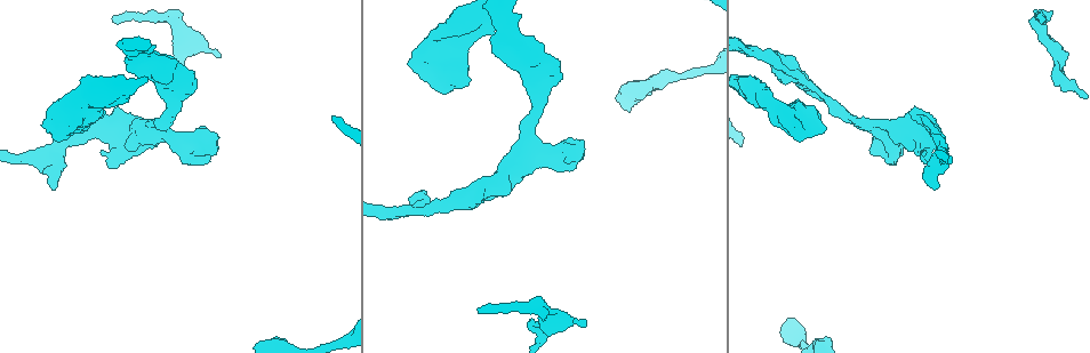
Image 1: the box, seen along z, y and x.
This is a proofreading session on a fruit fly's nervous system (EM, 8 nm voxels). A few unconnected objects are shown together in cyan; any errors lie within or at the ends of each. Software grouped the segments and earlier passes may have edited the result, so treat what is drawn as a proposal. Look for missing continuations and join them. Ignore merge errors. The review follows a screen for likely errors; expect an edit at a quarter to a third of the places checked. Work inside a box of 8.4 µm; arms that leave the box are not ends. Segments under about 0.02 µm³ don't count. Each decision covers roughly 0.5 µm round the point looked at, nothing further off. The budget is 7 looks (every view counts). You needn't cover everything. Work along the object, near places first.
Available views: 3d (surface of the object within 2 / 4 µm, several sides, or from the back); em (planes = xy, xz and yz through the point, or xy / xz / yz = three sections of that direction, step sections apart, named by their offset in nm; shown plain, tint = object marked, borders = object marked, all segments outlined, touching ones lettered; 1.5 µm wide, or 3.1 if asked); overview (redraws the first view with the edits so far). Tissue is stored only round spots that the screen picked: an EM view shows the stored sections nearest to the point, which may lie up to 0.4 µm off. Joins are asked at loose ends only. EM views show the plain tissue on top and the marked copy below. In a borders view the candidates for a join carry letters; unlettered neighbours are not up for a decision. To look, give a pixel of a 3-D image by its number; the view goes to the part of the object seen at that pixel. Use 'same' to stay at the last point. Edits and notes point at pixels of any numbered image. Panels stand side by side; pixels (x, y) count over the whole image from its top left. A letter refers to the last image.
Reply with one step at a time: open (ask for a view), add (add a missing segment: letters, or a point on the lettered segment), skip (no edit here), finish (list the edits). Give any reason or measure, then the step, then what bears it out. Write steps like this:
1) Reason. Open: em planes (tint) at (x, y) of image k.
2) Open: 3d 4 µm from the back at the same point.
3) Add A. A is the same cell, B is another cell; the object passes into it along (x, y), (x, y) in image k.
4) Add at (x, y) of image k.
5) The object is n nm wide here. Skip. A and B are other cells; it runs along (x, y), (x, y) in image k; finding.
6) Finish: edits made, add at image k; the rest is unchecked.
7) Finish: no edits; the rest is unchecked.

Branch stops here. Open: em planes (tint) at (915, 106) of image 1.

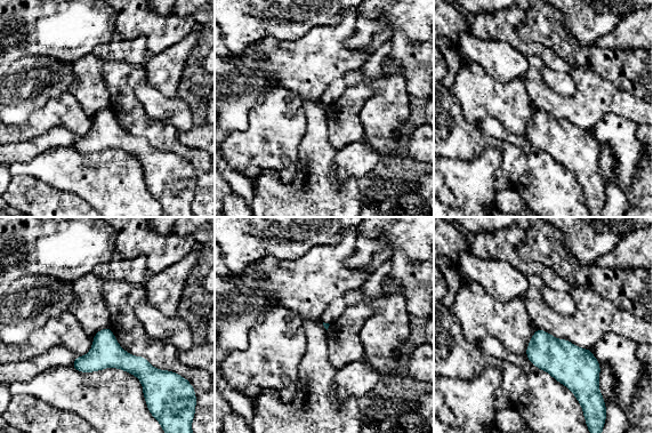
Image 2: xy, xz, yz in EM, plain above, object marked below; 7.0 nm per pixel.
What lies round it. Open: em planes (borders) at the same point.

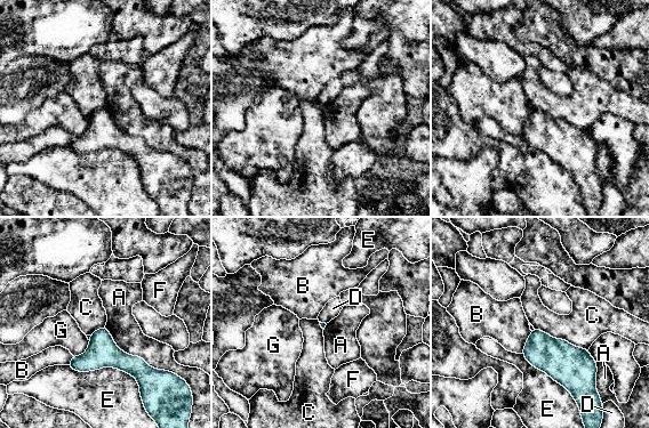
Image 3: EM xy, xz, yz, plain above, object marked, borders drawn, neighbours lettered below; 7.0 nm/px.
Skip. A, B, C, D, E, F and G are other cells; none of them fits.

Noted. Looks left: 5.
Open: em yz step 8 (tint) at (54, 187) of image 1.

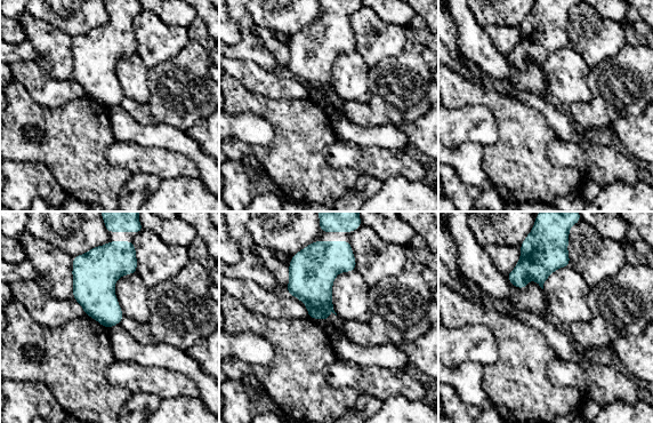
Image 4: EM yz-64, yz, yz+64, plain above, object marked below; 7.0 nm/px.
Another direction. Open: em planes (borders) at the same point.

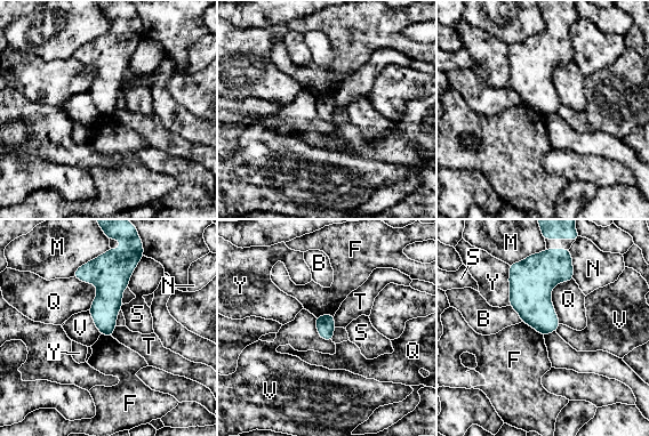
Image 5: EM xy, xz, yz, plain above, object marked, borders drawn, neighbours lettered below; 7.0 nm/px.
Skip. B, F, M, N, Q, S, T, V and Y are other cells; a border runs along (334, 315), (334, 324), (336, 326) in image 5; no lettered segment goes on from it.

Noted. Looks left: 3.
An open end. Open: em planes (tint) at (48, 110) of image 1.

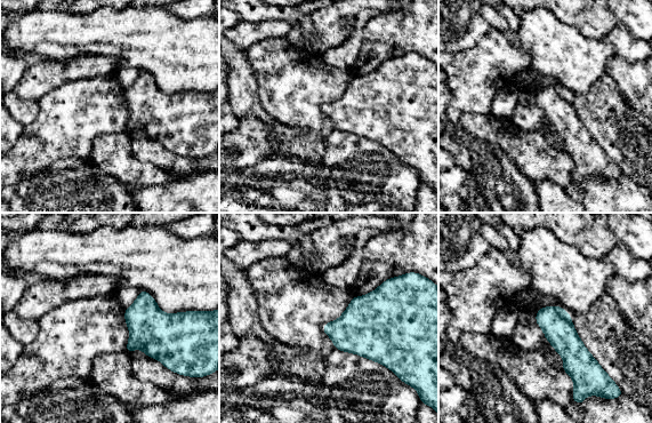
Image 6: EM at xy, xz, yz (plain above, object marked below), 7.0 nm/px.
Open: em planes (borders) at the same point.

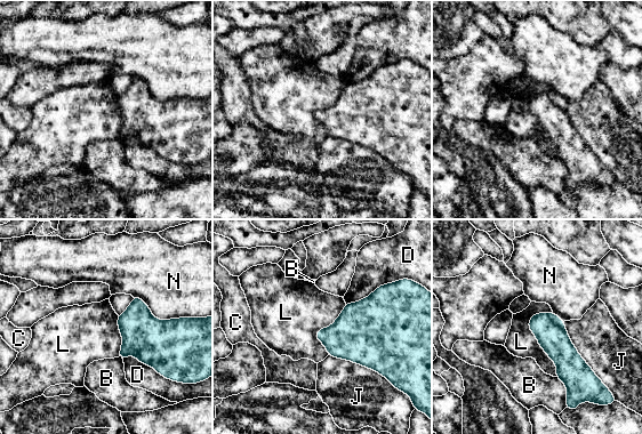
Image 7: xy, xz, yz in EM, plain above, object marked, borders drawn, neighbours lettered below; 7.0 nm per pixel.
Skip. B, C, D, J, L and N are other cells; a border runs along (542, 311), (529, 330), (555, 376) in image 7; none of them fits.

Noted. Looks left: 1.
Finish: no edits; the rest is unchecked.

